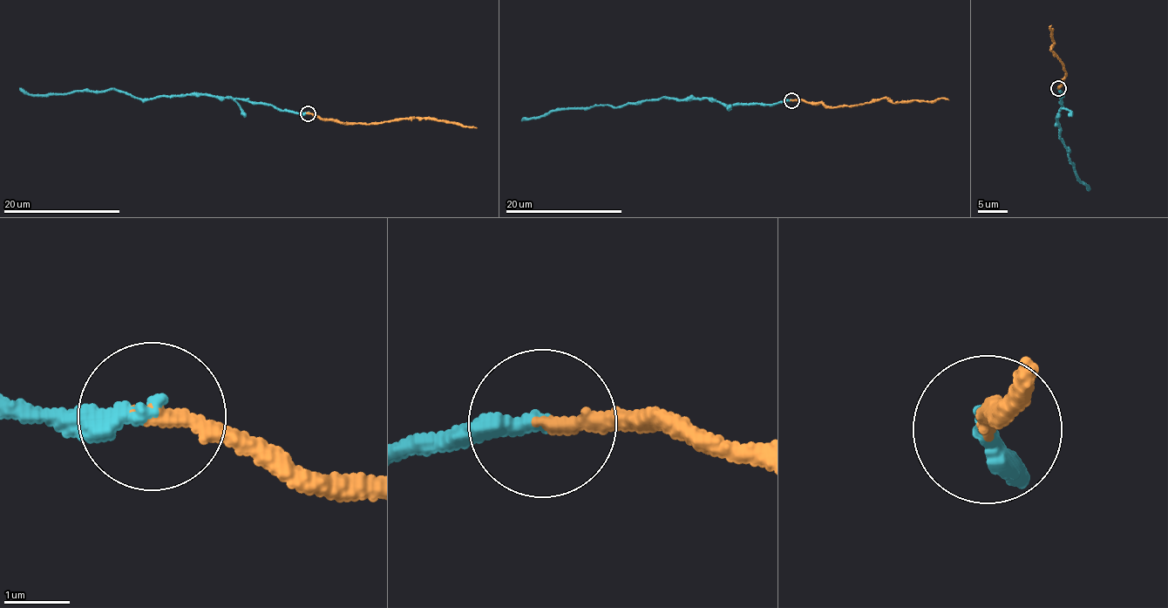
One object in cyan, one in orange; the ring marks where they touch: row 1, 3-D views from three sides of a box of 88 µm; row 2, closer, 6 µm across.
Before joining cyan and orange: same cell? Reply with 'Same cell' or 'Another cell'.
Same cell

